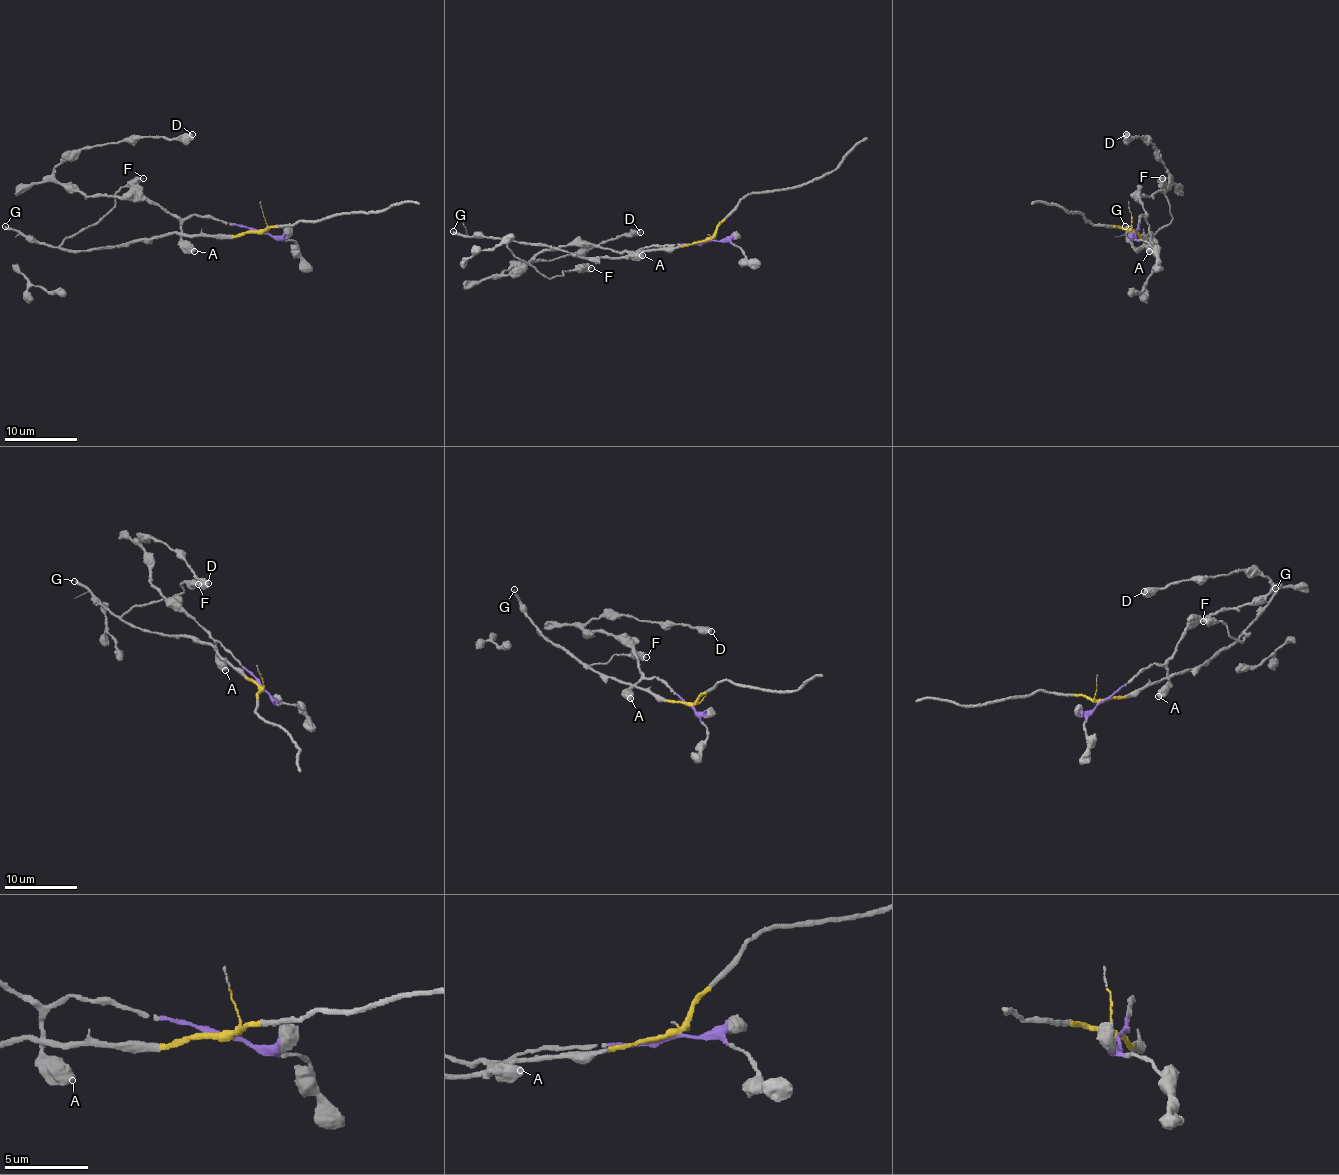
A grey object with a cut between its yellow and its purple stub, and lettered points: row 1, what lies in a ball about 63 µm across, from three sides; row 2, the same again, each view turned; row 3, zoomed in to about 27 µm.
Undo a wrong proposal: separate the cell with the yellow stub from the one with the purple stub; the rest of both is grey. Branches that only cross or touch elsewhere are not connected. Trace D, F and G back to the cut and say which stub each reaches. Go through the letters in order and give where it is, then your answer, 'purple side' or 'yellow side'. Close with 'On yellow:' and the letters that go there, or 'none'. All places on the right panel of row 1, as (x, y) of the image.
D: (1126, 134) | purple side
F: (1162, 178) | yellow side
G: (1125, 226) | yellow side
On yellow: F, G

